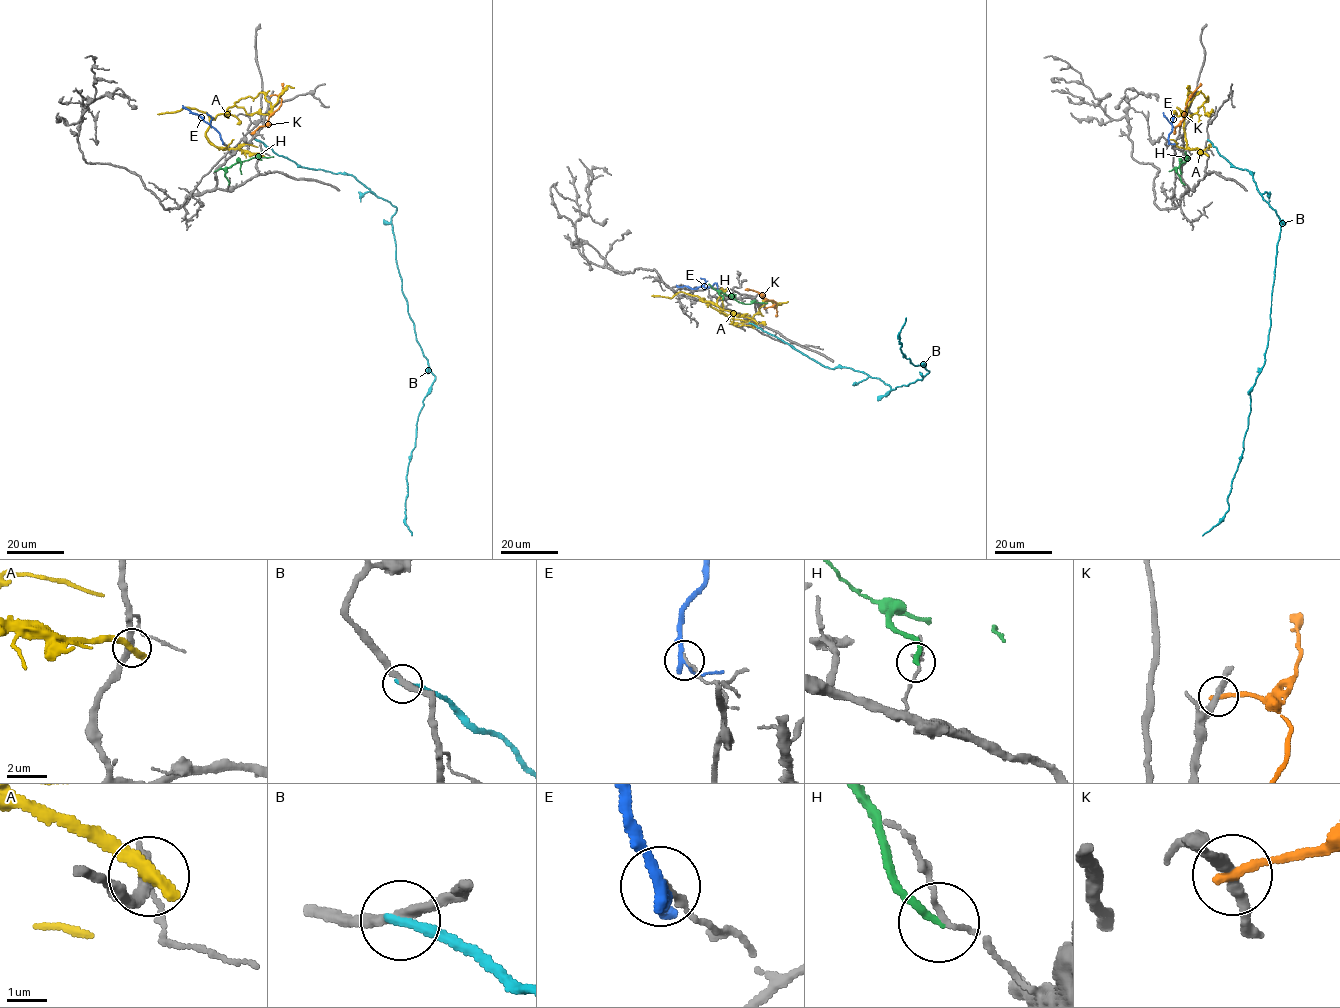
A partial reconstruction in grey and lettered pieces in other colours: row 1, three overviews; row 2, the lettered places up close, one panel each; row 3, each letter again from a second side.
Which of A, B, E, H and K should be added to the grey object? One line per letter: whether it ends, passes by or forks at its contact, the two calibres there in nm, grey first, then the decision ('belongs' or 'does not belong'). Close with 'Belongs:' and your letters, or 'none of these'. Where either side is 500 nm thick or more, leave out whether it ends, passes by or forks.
A: it ends there; 280 nm thick on the grey side, 400 nm on the other; does not belong
B: it ends there; 240 nm thick on the grey side, 280 nm on the other; does not belong
E: it passes by; 130 nm thick on the grey side, 240 nm on the other; does not belong
H: it ends there; 110 nm thick on the grey side, 200 nm on the other; does not belong
K: it ends there; 280 nm thick on the grey side, 260 nm on the other; does not belong
Belongs: none of these

